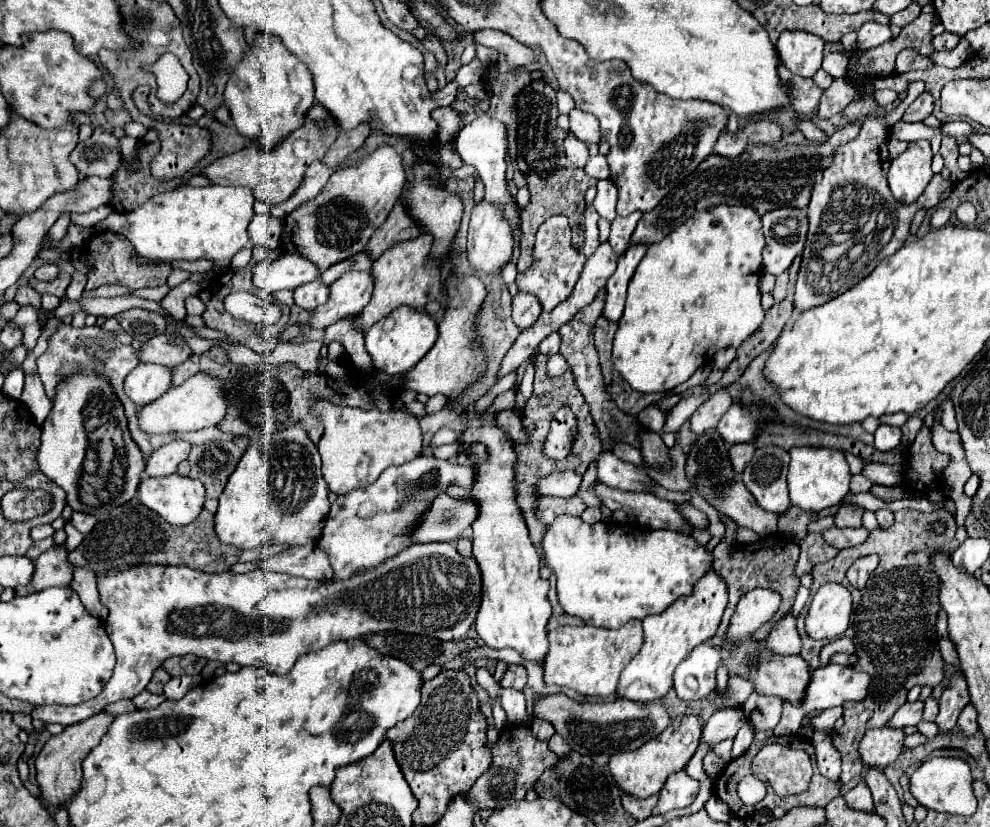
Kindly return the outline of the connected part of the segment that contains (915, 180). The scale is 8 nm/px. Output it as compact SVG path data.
M914 141L900 157L892 159L888 183L896 201L904 205L916 203L916 199L922 195L922 191L934 177L930 161L930 141Z

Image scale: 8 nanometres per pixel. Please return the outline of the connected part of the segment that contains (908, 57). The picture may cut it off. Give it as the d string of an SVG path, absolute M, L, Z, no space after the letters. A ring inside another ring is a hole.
M904 49L898 53L898 59L896 59L896 71L898 73L930 69L930 67L934 67L932 57L926 57L922 53L918 53L916 49Z

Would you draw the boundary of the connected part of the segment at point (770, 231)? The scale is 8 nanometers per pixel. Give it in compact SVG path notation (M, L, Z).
M776 209L762 215L764 225L764 259L762 271L780 275L788 271L794 257L802 253L806 233L808 233L808 219L804 209Z

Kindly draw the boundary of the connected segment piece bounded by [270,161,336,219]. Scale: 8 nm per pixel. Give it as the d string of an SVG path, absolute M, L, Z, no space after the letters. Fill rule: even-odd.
M320 161L312 163L312 167L308 167L308 173L306 173L306 177L304 177L302 187L300 187L288 201L284 201L284 203L280 203L280 205L272 205L272 207L270 207L270 213L272 213L274 217L284 219L284 217L286 217L290 211L294 211L300 203L306 203L308 199L316 197L316 195L320 193L320 189L326 185L328 177L330 177L334 171L336 171L334 167L322 165Z

